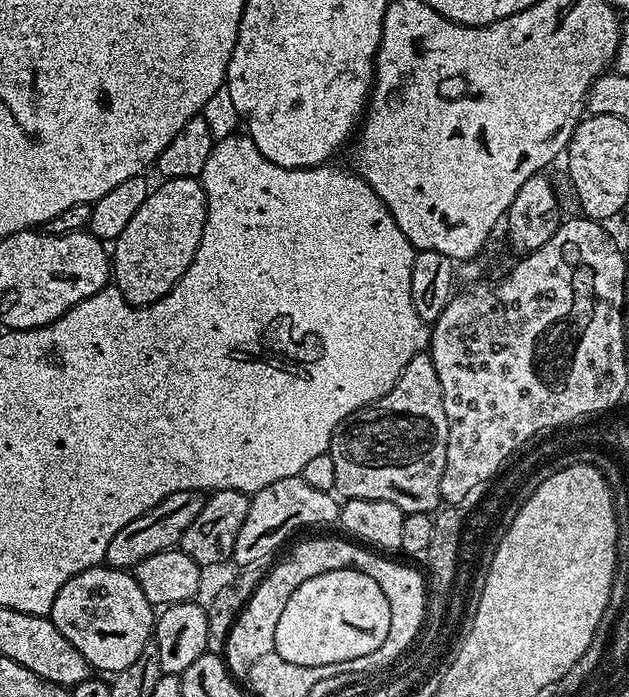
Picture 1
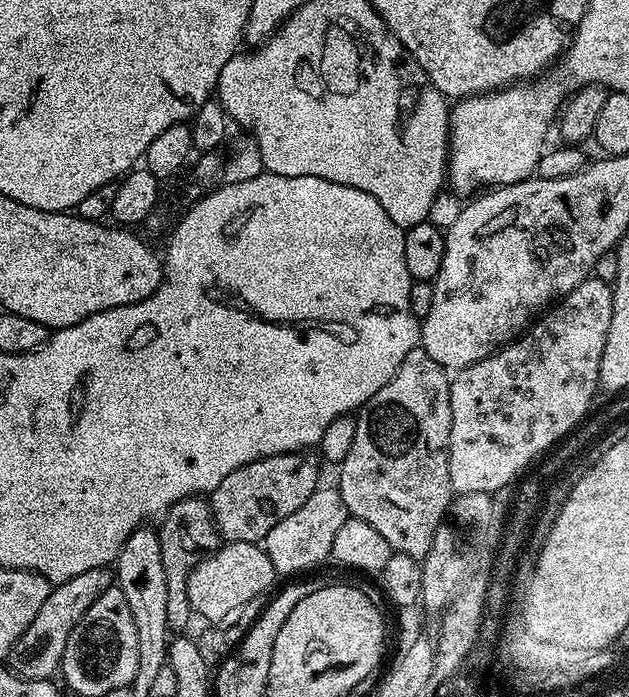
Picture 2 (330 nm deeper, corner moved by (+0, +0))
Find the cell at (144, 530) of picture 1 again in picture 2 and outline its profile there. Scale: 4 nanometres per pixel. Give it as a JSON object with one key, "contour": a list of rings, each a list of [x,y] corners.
{"contour":[[[91,568],[76,575],[75,578],[55,585],[50,598],[42,602],[34,622],[26,626],[22,638],[18,638],[18,642],[10,650],[6,661],[7,667],[11,668],[17,676],[27,680],[52,680],[59,673],[60,659],[66,650],[66,642],[74,626],[78,626],[86,610],[90,610],[90,606],[94,606],[94,602],[98,602],[100,595],[107,588],[113,587],[113,584],[114,576],[108,568]]]}

